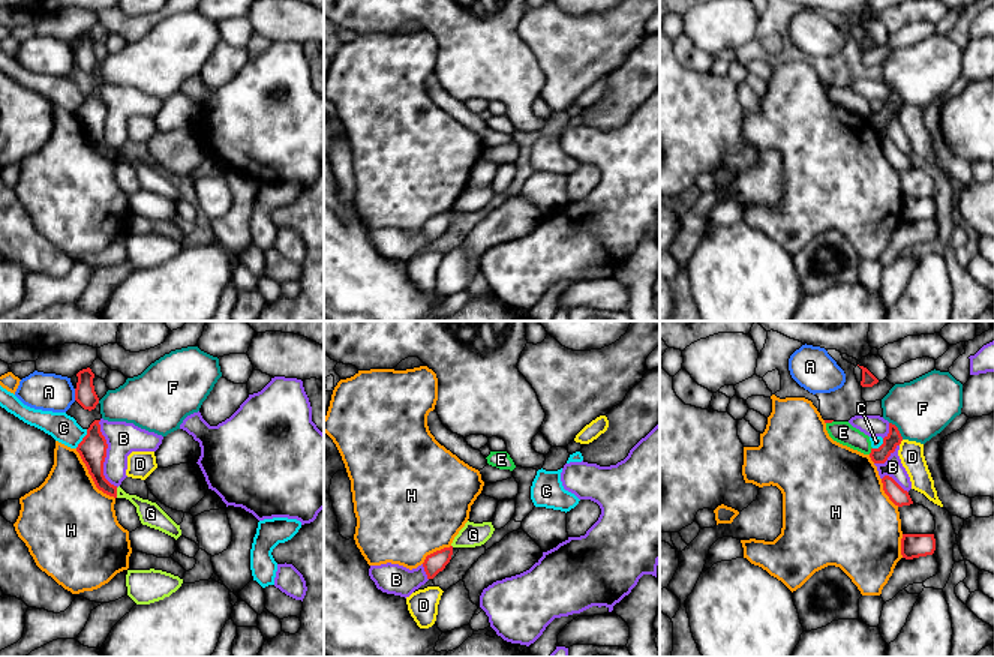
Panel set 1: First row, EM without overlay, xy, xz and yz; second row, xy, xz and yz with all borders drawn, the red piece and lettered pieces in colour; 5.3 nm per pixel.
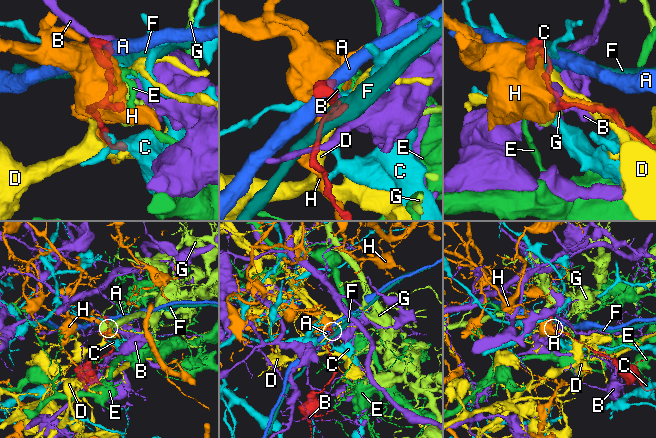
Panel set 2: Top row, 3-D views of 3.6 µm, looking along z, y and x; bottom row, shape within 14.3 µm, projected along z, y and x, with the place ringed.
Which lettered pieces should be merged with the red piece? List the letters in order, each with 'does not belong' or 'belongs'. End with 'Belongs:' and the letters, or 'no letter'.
A: does not belong
B: does not belong
C: does not belong
D: does not belong
E: does not belong
F: does not belong
G: does not belong
H: does not belong
Belongs: no letter

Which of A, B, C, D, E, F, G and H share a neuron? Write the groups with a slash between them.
A F / B / C / D / E / G / H

